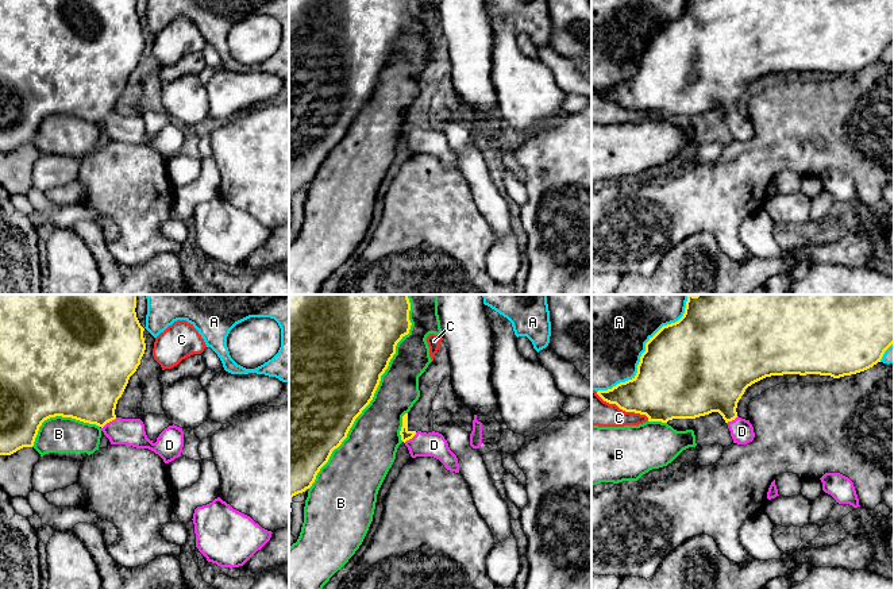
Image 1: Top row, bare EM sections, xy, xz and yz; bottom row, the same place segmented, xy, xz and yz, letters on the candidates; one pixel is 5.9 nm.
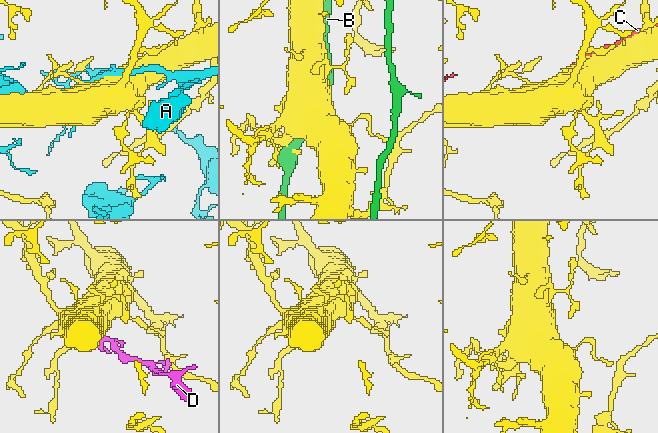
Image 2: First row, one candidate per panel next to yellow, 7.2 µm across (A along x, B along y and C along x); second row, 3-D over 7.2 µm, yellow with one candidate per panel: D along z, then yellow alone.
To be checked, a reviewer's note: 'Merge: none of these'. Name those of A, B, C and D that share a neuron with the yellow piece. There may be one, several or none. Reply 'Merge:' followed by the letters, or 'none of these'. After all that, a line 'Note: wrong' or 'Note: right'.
Merge: D
Note: wrong

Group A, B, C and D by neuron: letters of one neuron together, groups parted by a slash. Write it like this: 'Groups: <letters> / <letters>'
Groups: A / B / C / D

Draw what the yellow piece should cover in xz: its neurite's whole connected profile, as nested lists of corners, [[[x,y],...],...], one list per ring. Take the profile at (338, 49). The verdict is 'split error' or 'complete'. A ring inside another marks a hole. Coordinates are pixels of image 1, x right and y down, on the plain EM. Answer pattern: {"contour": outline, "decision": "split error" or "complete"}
{"contour": [[[289,0],[289,211],[292,195],[312,184],[332,149],[347,135],[355,116],[373,97],[381,73],[396,51],[397,41],[409,31],[412,23],[409,8],[411,0]]], "decision": "complete"}

